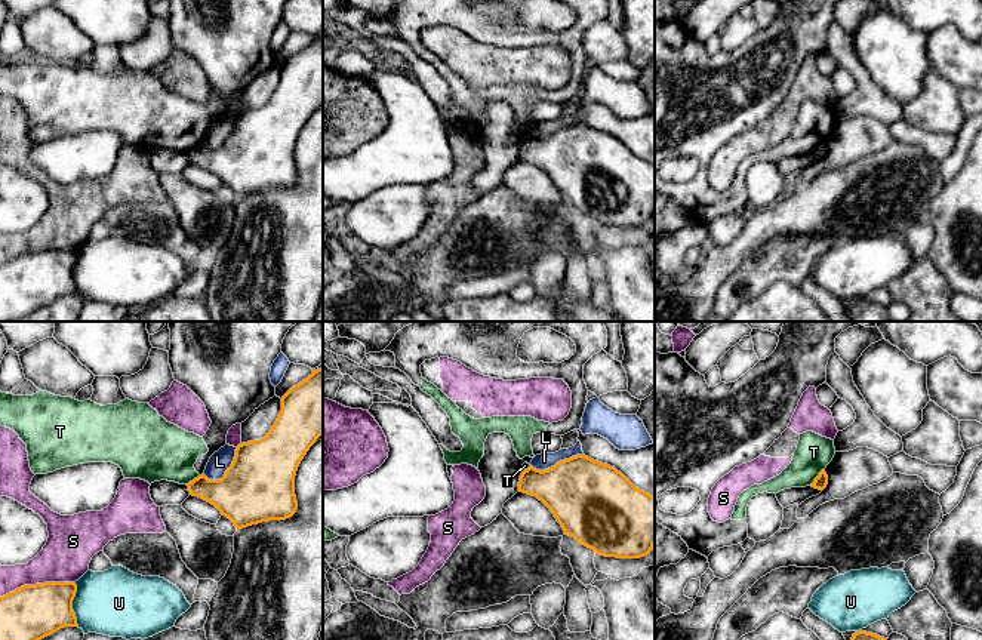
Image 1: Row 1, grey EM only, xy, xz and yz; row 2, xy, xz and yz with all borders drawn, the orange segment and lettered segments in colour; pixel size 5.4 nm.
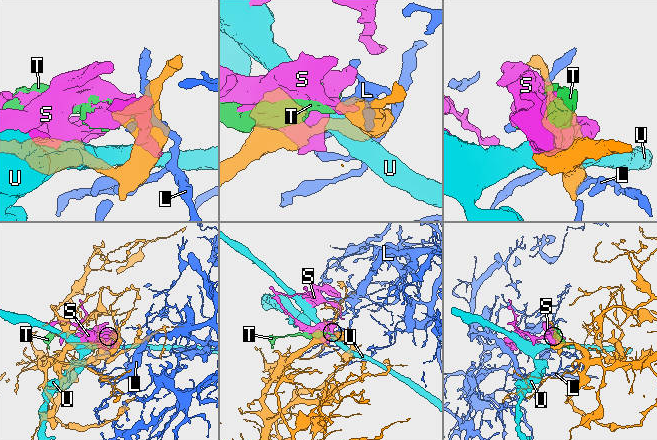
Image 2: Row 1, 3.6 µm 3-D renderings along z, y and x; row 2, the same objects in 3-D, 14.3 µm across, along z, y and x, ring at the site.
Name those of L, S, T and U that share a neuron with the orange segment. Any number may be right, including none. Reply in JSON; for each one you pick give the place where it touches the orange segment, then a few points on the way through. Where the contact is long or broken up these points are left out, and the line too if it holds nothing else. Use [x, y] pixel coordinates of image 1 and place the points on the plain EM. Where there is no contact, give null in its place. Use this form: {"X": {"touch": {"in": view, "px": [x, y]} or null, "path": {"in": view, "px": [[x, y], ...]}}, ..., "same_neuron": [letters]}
{"same_neuron": []}

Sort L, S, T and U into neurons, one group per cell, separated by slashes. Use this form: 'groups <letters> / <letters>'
groups L / S / T / U

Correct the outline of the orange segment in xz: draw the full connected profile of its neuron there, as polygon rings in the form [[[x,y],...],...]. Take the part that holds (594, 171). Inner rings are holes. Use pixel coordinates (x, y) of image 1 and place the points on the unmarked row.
[[[585,123],[544,139],[530,133],[520,144],[518,160],[542,169],[564,201],[595,222],[640,227],[655,213],[655,164]]]

